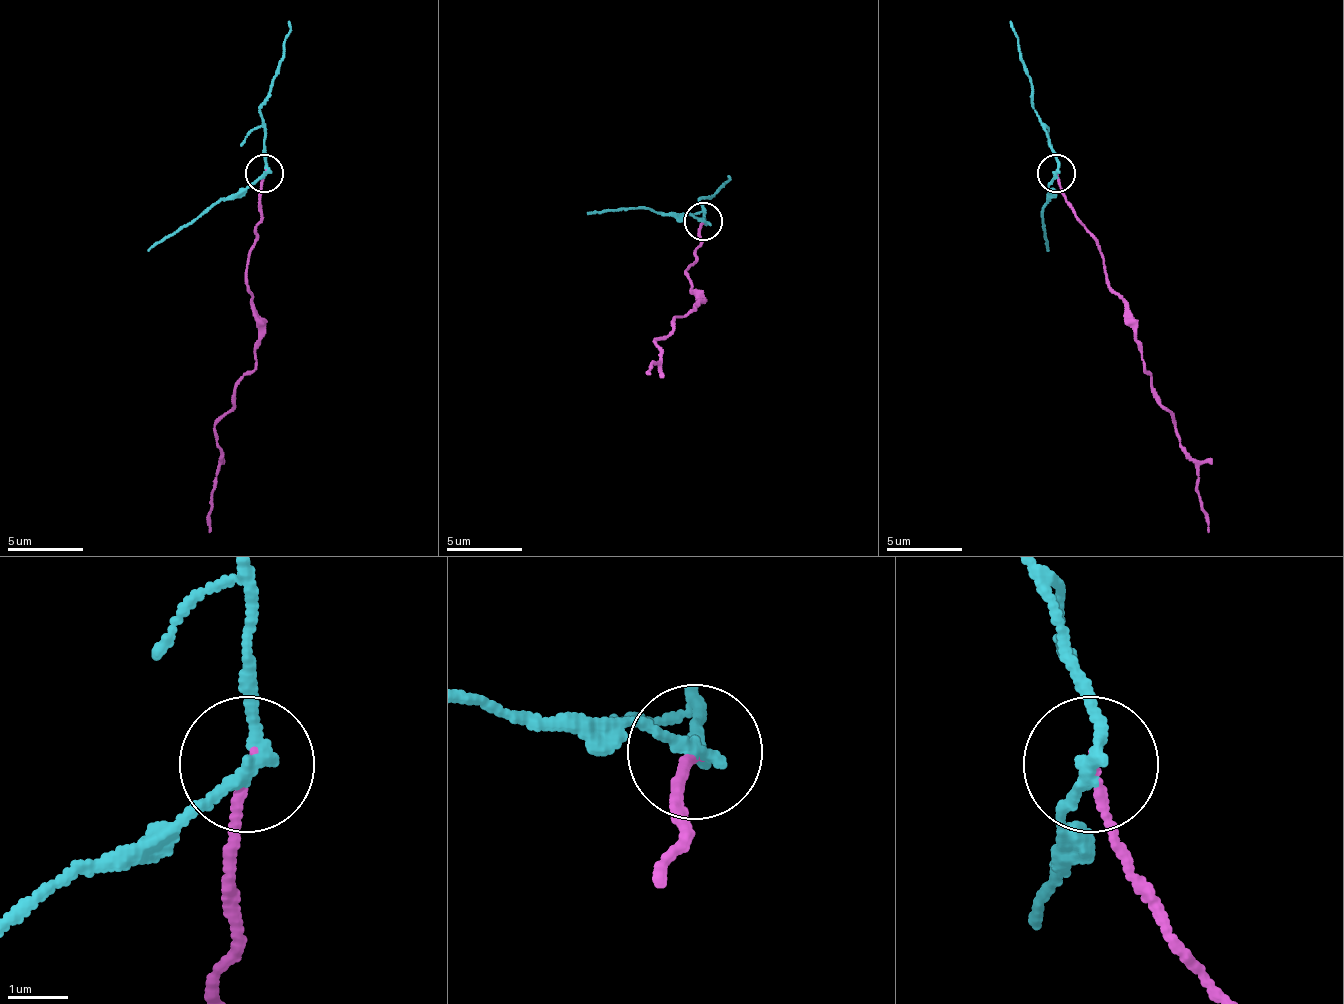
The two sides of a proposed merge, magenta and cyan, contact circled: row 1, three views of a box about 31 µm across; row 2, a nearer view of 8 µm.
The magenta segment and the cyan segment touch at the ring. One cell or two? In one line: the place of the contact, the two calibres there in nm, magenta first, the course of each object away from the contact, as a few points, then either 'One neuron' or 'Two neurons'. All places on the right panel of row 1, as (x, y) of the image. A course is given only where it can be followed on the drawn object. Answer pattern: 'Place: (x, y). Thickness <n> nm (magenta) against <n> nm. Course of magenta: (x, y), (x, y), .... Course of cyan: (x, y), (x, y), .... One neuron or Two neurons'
Place: (1056, 173). Thickness 120 nm (magenta) against 200 nm. Course of magenta: (1057, 174), (1068, 208), (1095, 238), (1106, 288), (1125, 307), (1179, 448), (1194, 463), (1209, 532). Course of cyan: (1057, 174), (1057, 155), (1034, 101), (1011, 21). Two neurons

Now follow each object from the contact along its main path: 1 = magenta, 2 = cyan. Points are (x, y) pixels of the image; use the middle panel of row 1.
1: (702, 222), (695, 260), (687, 268), (695, 291), (695, 310), (657, 340), (660, 359), (649, 375)
2: (702, 222), (702, 199), (729, 177)

